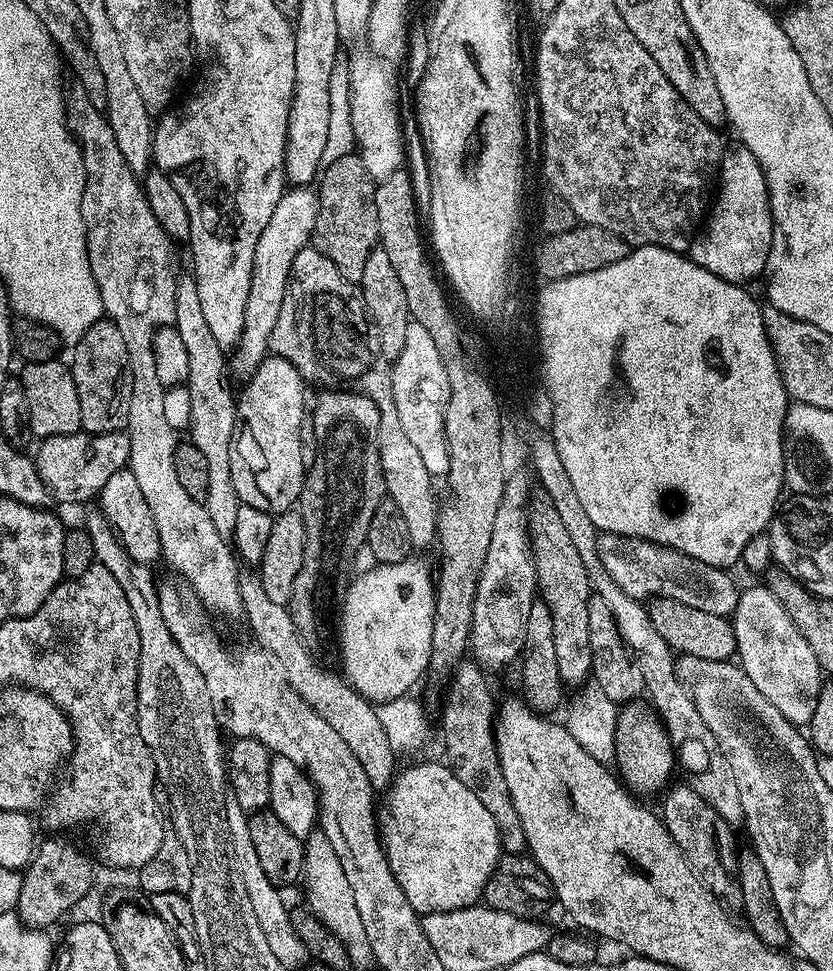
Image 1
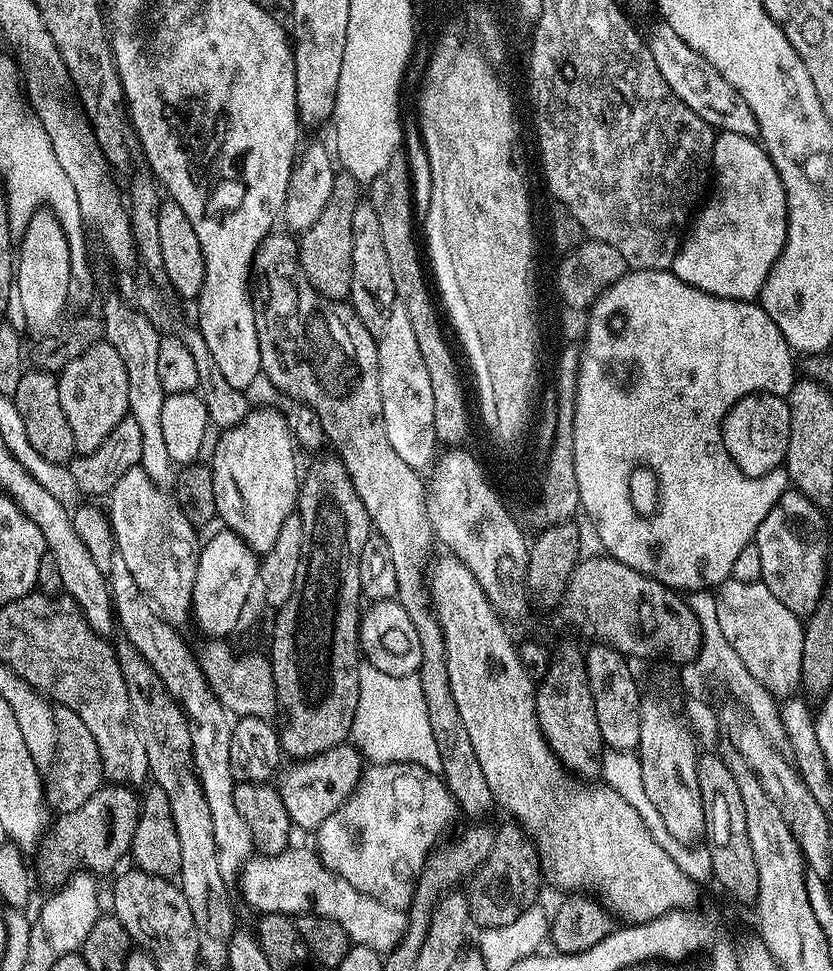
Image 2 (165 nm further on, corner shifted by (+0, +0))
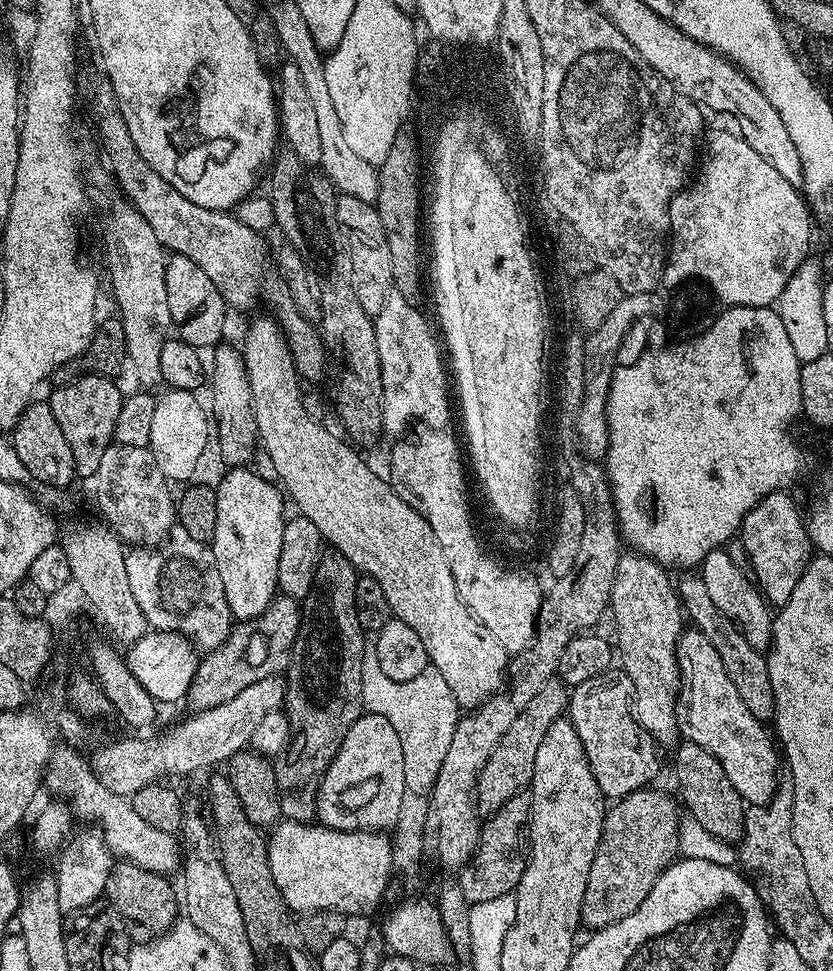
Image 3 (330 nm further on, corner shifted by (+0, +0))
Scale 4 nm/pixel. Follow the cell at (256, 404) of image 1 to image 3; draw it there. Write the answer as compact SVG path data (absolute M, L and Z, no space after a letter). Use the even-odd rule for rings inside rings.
M232 466L215 485L218 522L210 545L214 566L226 594L233 621L252 620L278 594L278 554L286 519L286 496L275 483L264 481L248 466Z

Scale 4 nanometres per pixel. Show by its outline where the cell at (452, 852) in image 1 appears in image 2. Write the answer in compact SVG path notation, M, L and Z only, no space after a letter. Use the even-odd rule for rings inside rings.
M372 764L359 775L360 781L351 798L315 829L315 851L331 872L346 878L346 882L359 892L391 908L407 909L416 889L416 879L428 861L428 855L441 843L440 835L458 817L456 800L437 773L427 772L417 764Z

